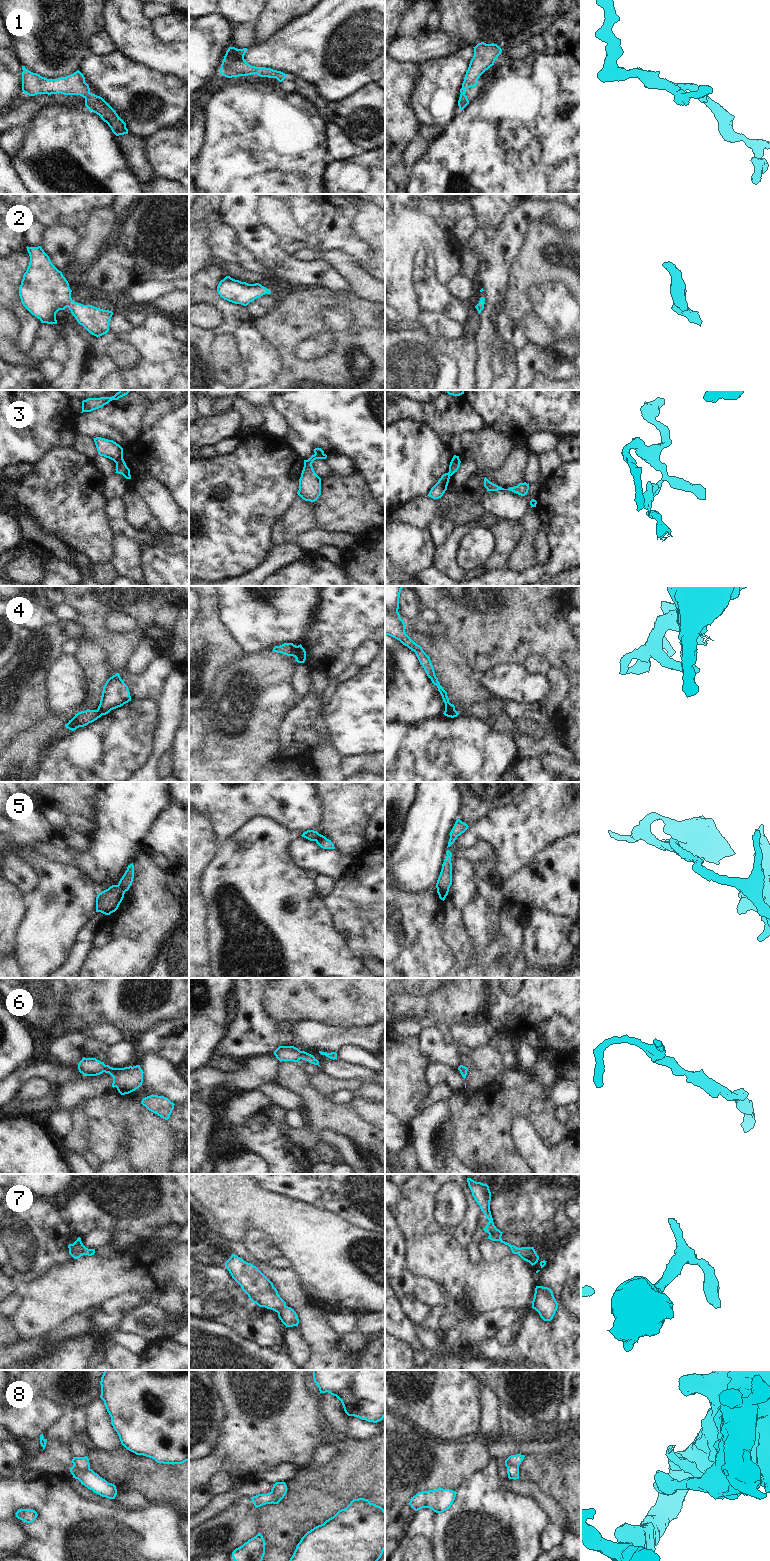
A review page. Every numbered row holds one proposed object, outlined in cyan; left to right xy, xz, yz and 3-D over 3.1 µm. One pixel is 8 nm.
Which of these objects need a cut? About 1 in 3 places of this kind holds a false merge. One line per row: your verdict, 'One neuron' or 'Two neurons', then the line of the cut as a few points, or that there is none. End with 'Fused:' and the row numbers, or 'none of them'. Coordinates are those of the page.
1: One neuron. No split
2: One neuron. No split
3: Two neurons. Split along yz (448, 472), (450, 475)
4: Two neurons. Split along xz (296, 646), (295, 657)
5: Two neurons. Split along yz (437, 888), (446, 895)
6: One neuron. No split
7: One neuron. No split
8: Two neurons. Split along xy (73, 1465), (78, 1469), (89, 1469)
Fused: 3, 4, 5, 8

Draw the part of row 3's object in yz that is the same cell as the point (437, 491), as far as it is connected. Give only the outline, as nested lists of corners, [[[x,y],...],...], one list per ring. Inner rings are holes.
[[[449,473],[443,474],[441,478],[438,480],[438,482],[431,488],[428,496],[433,499],[441,498],[445,491],[447,490],[449,479],[450,479]]]

